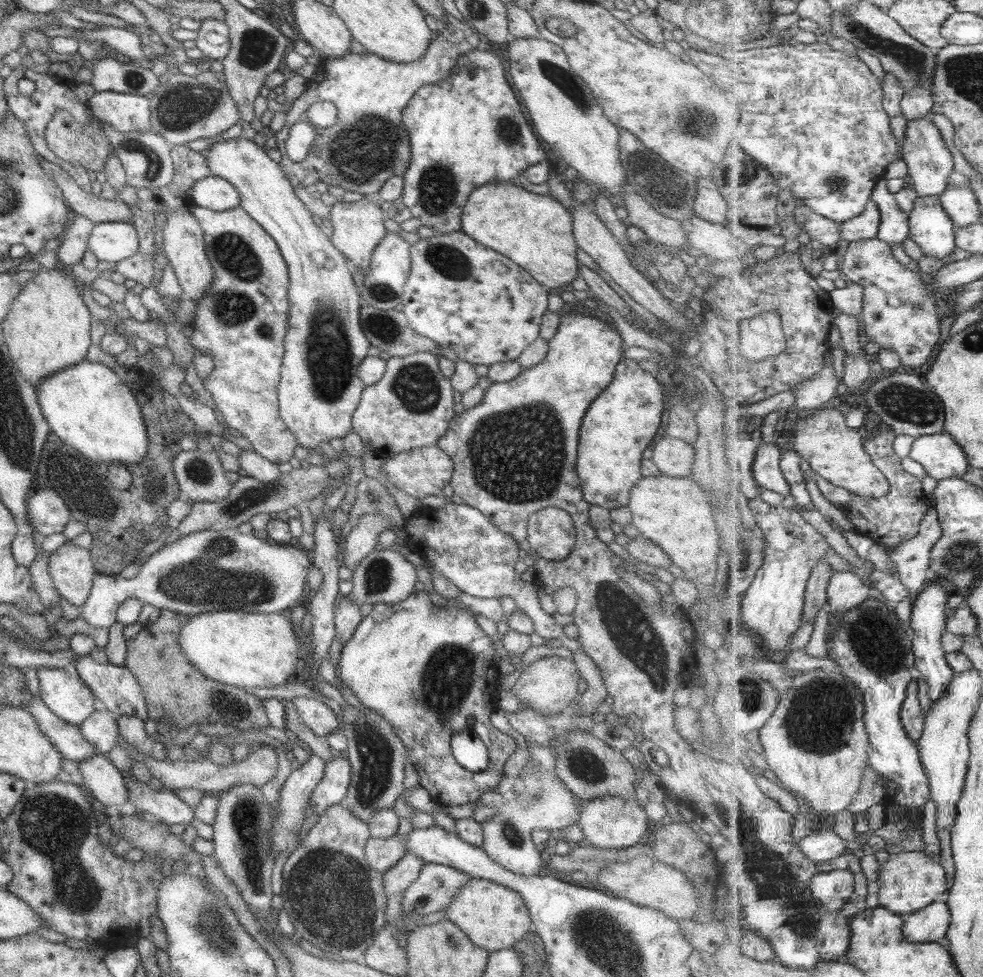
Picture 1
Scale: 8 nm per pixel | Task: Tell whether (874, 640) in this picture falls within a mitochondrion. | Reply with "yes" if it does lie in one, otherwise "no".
yes

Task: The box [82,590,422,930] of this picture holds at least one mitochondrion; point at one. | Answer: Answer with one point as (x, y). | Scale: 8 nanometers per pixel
(375, 747)

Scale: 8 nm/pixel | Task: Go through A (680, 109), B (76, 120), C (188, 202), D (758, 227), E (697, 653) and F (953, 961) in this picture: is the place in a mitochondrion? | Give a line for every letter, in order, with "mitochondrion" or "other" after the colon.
A: mitochondrion
B: other
C: other
D: other
E: other
F: other

